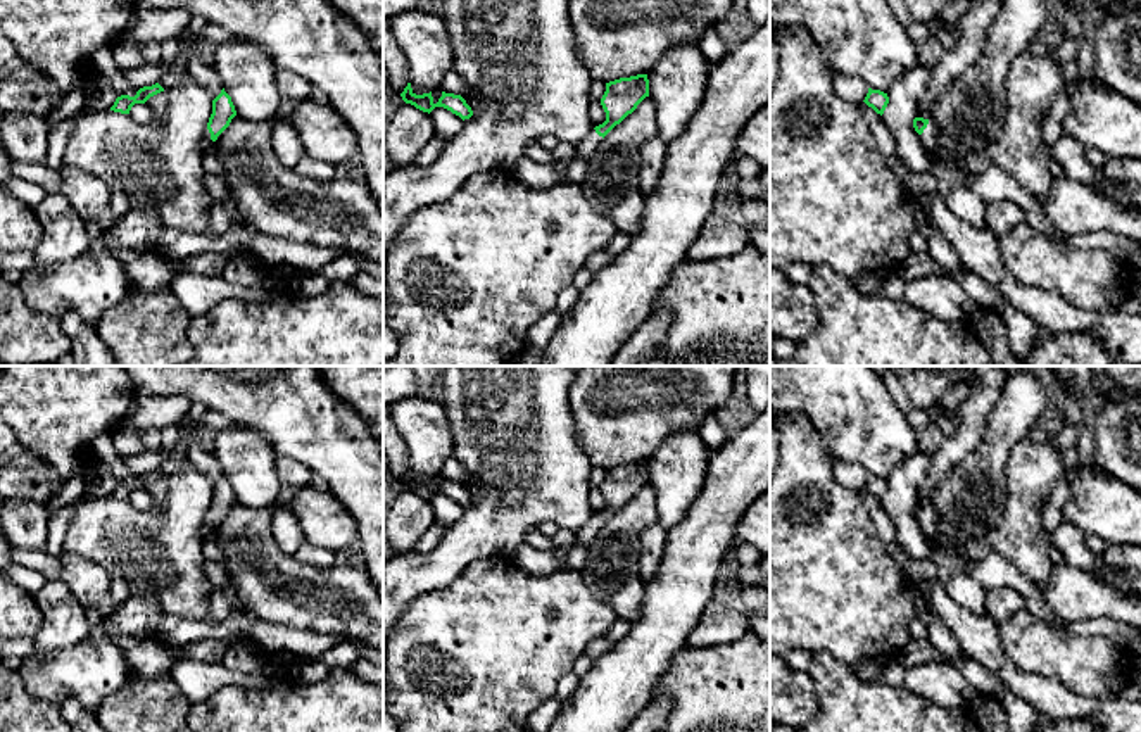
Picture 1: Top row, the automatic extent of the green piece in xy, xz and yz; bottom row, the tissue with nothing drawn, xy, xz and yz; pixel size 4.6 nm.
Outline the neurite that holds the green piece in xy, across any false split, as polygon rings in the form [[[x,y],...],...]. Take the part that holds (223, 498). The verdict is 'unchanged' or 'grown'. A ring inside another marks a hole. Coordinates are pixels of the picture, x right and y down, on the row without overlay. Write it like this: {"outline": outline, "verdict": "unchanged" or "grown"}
{"outline": [[[223,475],[221,480],[212,487],[212,501],[199,530],[200,540],[204,540],[207,533],[217,527],[217,523],[230,513],[235,502],[236,497],[231,483]]], "verdict": "grown"}

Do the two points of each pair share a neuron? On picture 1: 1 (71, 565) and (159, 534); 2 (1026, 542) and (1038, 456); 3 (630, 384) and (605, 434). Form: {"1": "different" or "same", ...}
{"1": "different", "2": "same", "3": "same"}

